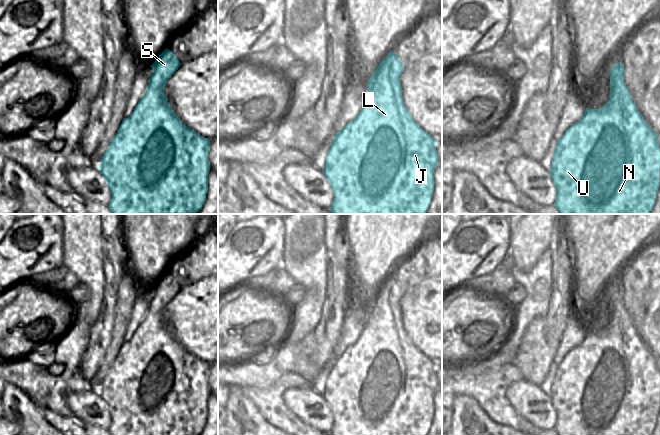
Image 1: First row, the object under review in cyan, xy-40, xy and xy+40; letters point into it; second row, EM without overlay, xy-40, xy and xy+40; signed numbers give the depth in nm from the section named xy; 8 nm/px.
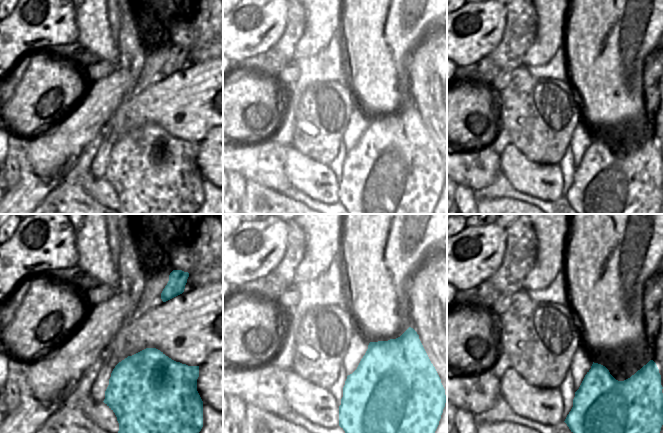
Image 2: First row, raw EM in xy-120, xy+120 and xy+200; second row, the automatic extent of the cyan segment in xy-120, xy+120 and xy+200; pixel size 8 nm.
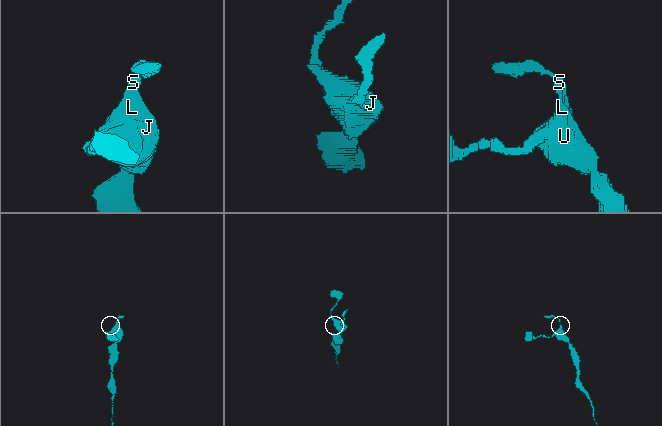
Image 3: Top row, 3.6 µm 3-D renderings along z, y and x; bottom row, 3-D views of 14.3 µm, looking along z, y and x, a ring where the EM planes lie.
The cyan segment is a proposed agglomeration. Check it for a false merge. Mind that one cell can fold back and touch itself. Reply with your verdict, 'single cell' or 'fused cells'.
single cell

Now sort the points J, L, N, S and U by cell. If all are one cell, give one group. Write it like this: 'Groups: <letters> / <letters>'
Groups: J L N S U

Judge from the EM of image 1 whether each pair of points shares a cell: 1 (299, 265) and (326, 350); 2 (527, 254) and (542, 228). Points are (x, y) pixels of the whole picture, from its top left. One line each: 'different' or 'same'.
1: different
2: same

